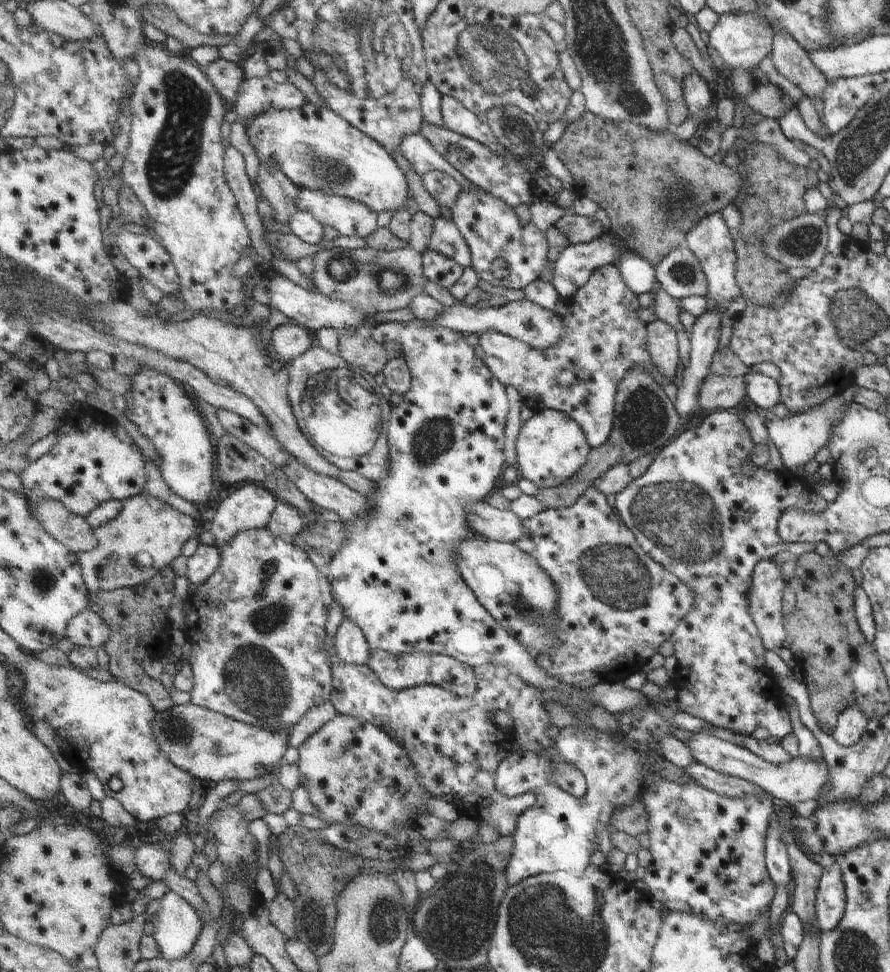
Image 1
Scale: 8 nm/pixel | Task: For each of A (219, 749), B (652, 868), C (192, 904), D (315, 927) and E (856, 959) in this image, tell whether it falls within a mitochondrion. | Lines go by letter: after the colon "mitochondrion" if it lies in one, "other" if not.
A: mitochondrion
B: other
C: other
D: mitochondrion
E: mitochondrion

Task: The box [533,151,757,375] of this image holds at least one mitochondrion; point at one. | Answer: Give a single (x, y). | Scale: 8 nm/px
(676, 201)

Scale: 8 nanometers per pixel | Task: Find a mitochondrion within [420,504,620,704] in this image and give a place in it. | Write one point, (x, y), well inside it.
(520, 605)

